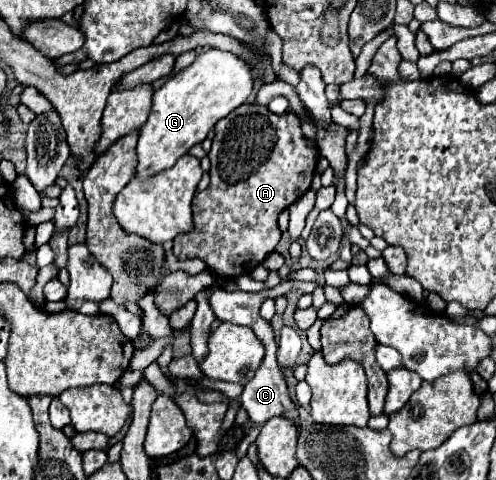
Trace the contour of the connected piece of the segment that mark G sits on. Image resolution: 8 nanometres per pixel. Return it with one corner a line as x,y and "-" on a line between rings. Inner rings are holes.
208,49
200,53
188,69
170,77
158,91
154,91
152,111
148,121
140,129
140,139
136,147
136,177
144,181
172,167
178,161
178,157
190,151
190,147
202,143
208,131
222,117
240,107
252,93
252,87
252,71
248,63
240,57
220,49

